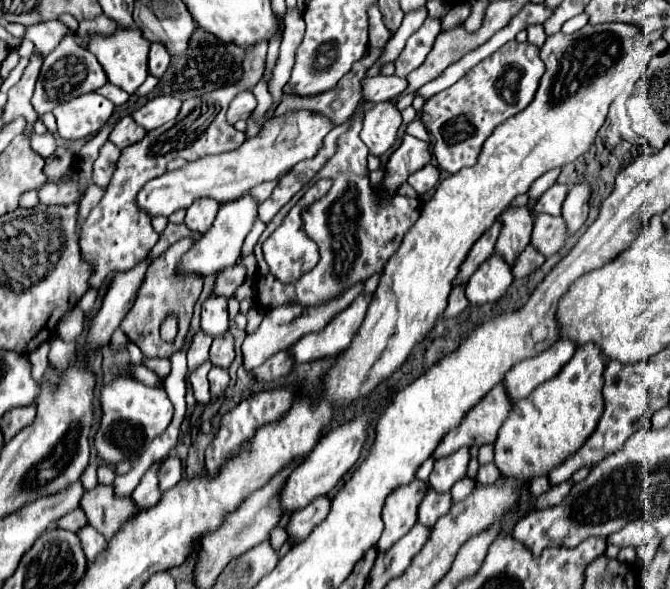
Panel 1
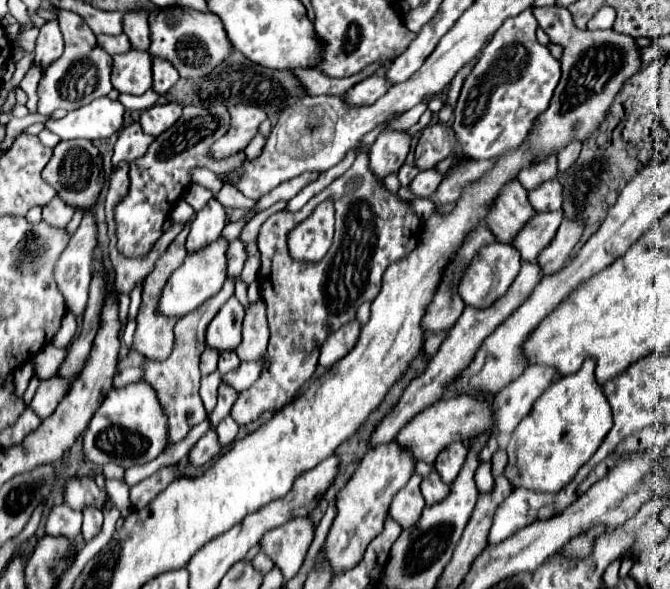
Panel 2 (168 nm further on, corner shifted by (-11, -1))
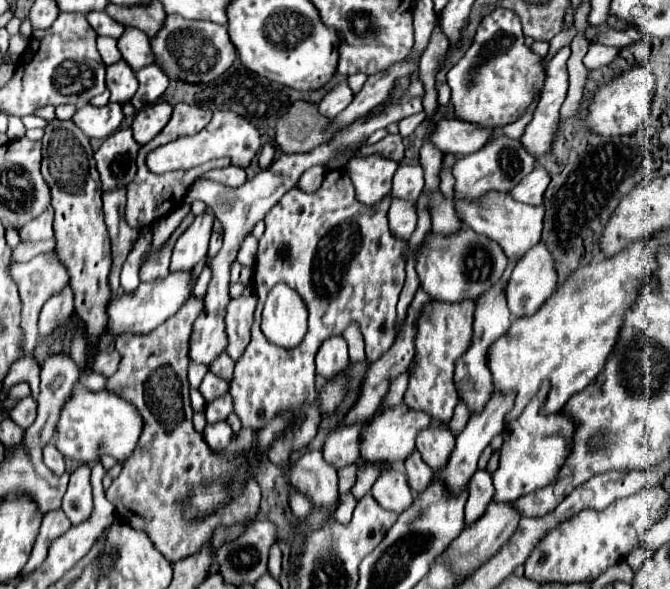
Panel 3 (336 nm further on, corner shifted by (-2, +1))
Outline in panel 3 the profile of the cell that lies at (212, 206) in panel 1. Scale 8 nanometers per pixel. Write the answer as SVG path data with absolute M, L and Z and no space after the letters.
M208 211L196 215L194 223L176 241L170 271L180 271L180 269L190 271L206 255L208 241L212 235L212 223L214 217Z

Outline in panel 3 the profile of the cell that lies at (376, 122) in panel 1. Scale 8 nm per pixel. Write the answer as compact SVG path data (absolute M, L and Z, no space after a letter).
M372 153L366 157L352 157L346 165L346 173L350 175L356 187L356 199L360 203L378 203L392 189L392 177L398 169L398 163Z

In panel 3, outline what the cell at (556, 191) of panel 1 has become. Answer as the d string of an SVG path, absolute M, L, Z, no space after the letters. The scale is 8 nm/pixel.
M536 165L536 169L526 175L512 191L512 199L520 201L520 203L528 203L528 205L542 205L544 203L544 191L550 183L550 177L546 173L546 169L542 169L540 165Z

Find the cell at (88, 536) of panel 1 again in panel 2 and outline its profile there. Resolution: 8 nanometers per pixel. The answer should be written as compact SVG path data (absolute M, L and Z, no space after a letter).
M83 507L83 537L85 541L93 539L99 531L101 531L101 525L103 525L103 511L97 509L97 507Z

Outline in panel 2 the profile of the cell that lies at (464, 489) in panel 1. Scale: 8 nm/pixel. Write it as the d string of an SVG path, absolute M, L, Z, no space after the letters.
M485 461L479 465L475 473L475 481L481 493L489 493L493 489L493 475L491 475L491 461Z

